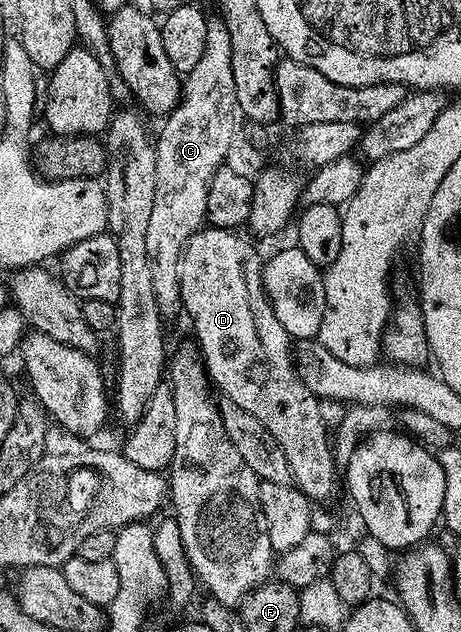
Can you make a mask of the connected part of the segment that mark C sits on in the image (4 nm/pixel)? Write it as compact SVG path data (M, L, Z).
M209 19L206 30L206 46L202 50L202 58L198 58L194 70L190 70L182 80L180 101L176 109L163 117L160 136L155 137L156 146L156 185L154 186L154 207L150 213L150 223L146 229L146 258L150 258L150 279L154 282L154 302L158 302L158 310L164 318L170 318L181 311L180 303L180 263L184 248L190 238L205 227L208 219L206 198L210 190L210 182L221 164L229 159L228 151L232 148L236 136L238 140L238 109L234 94L234 66L230 50L230 34L226 30L223 19Z

